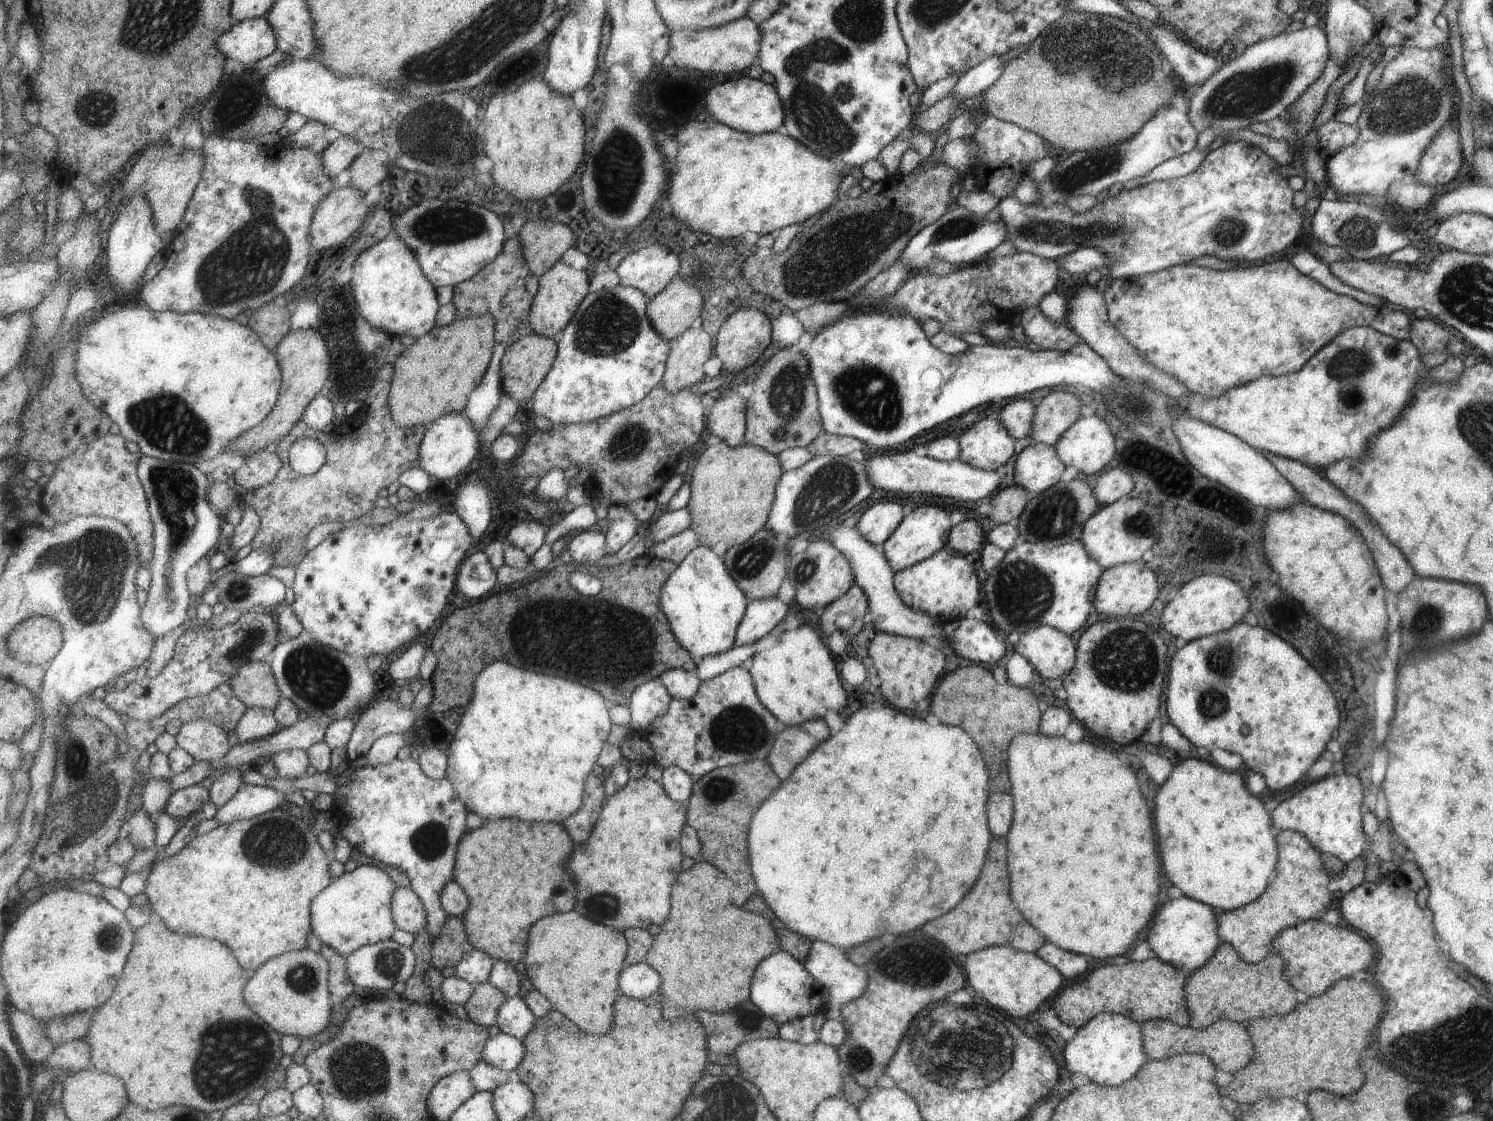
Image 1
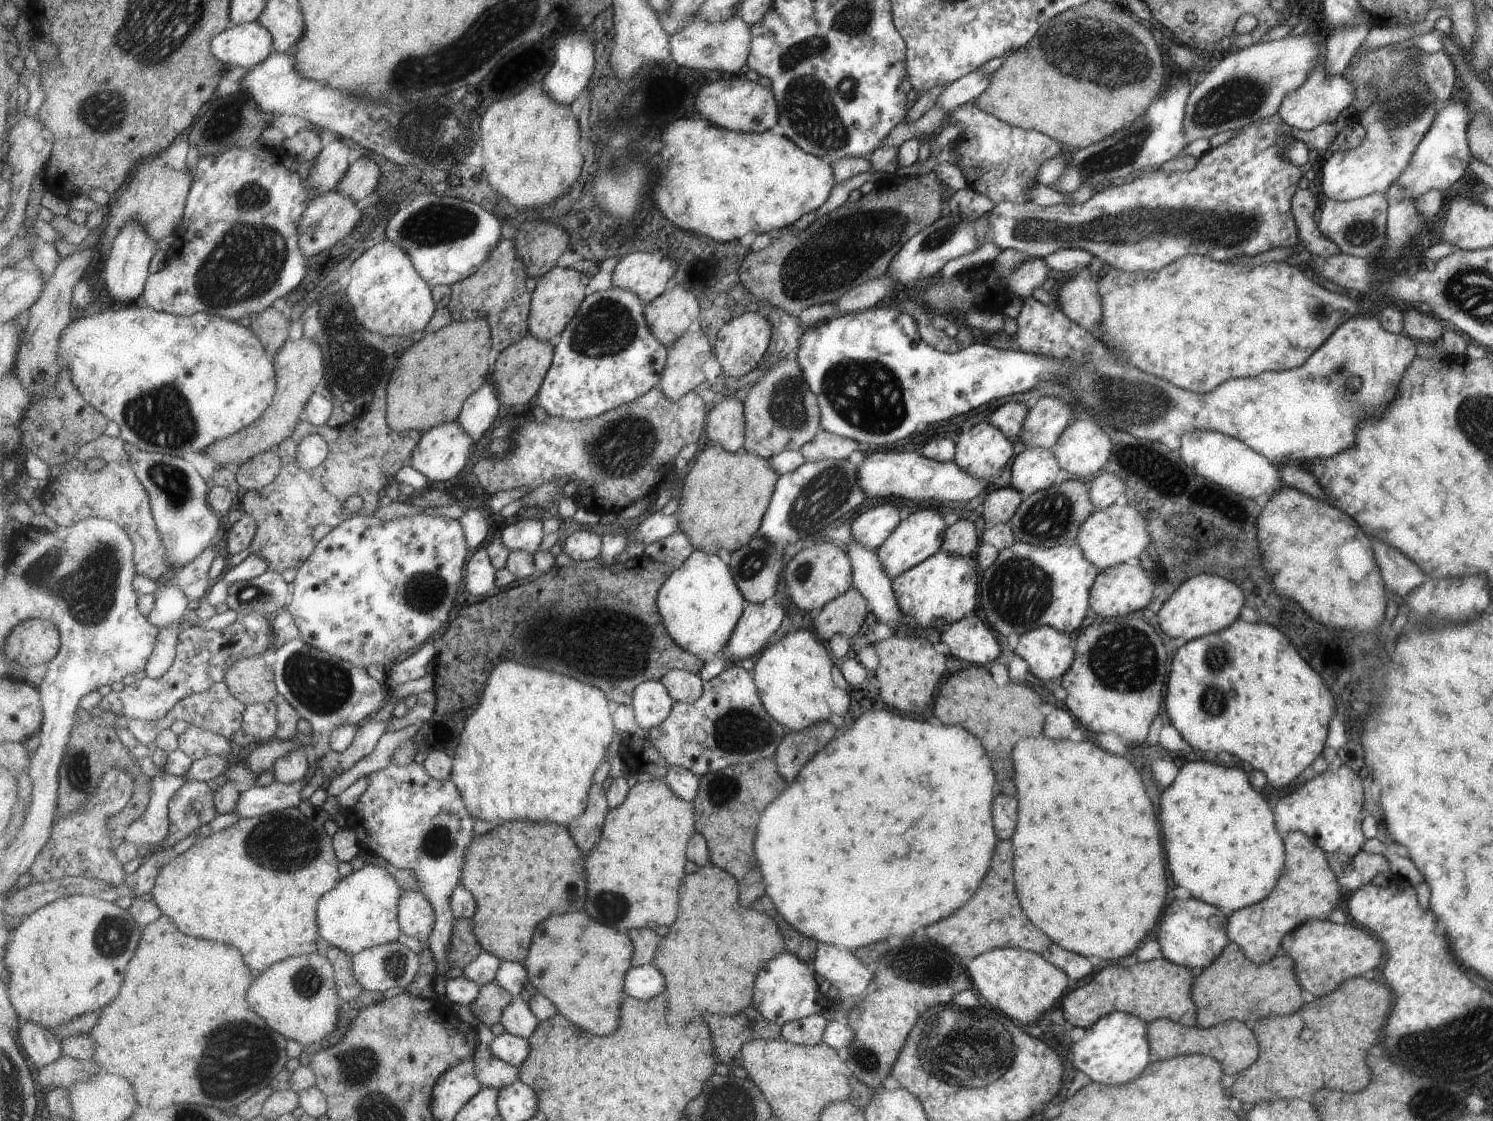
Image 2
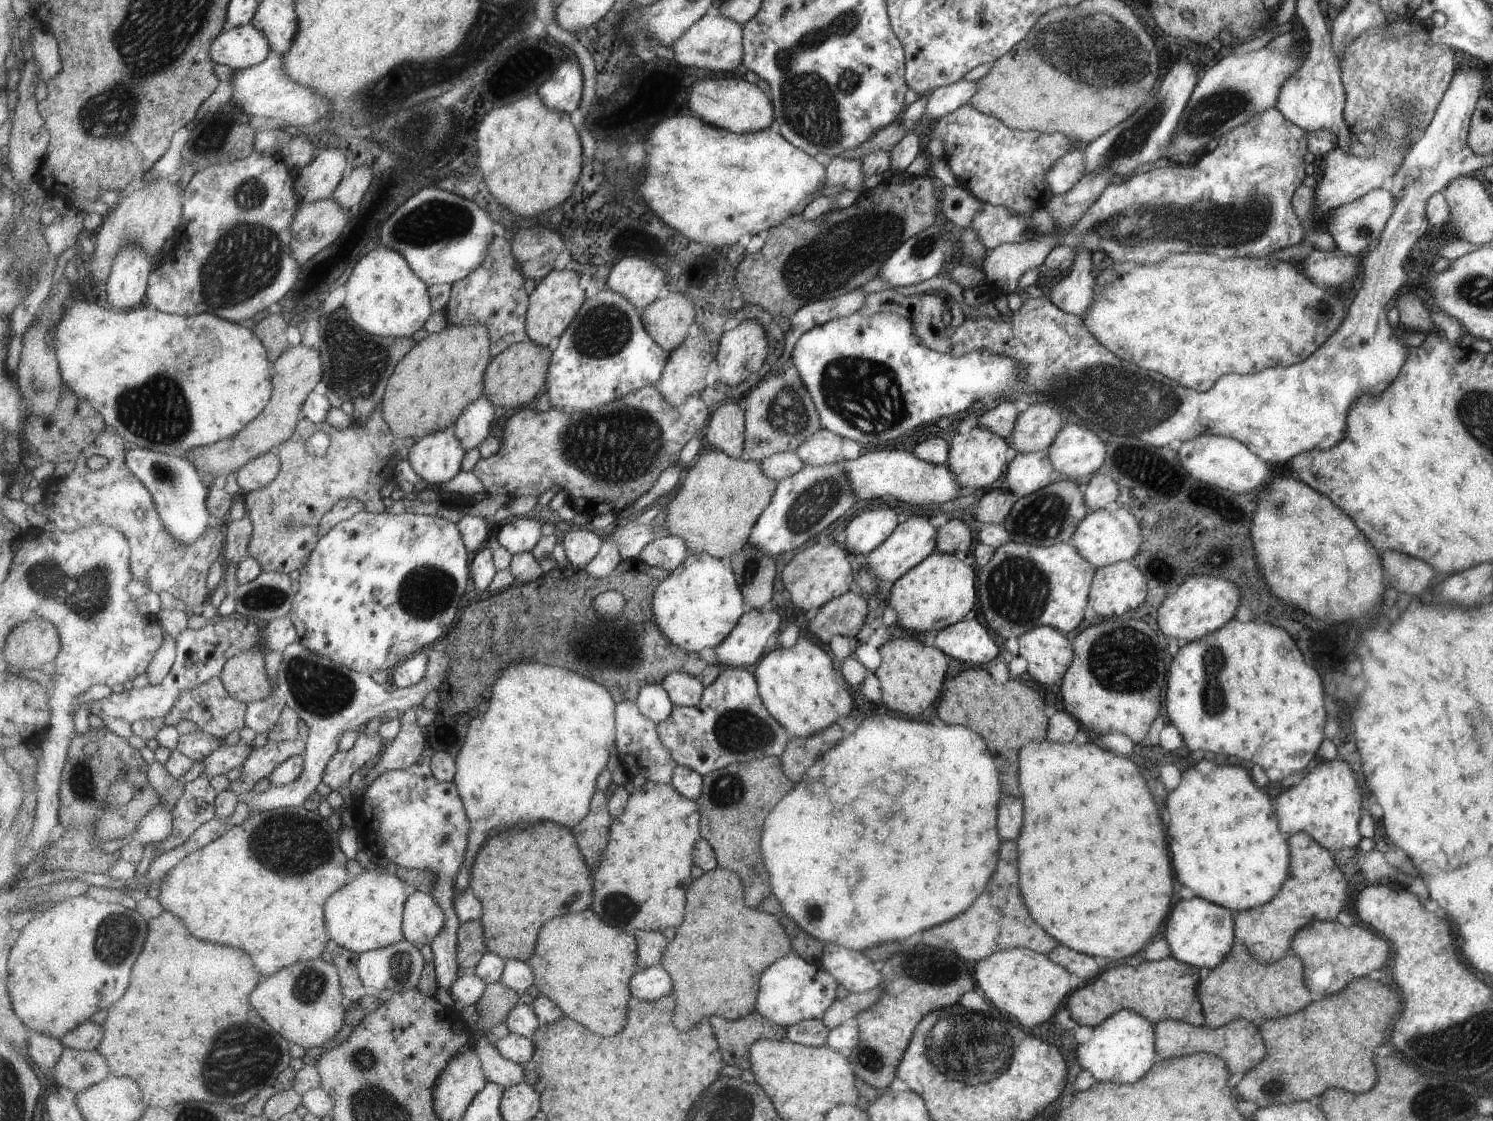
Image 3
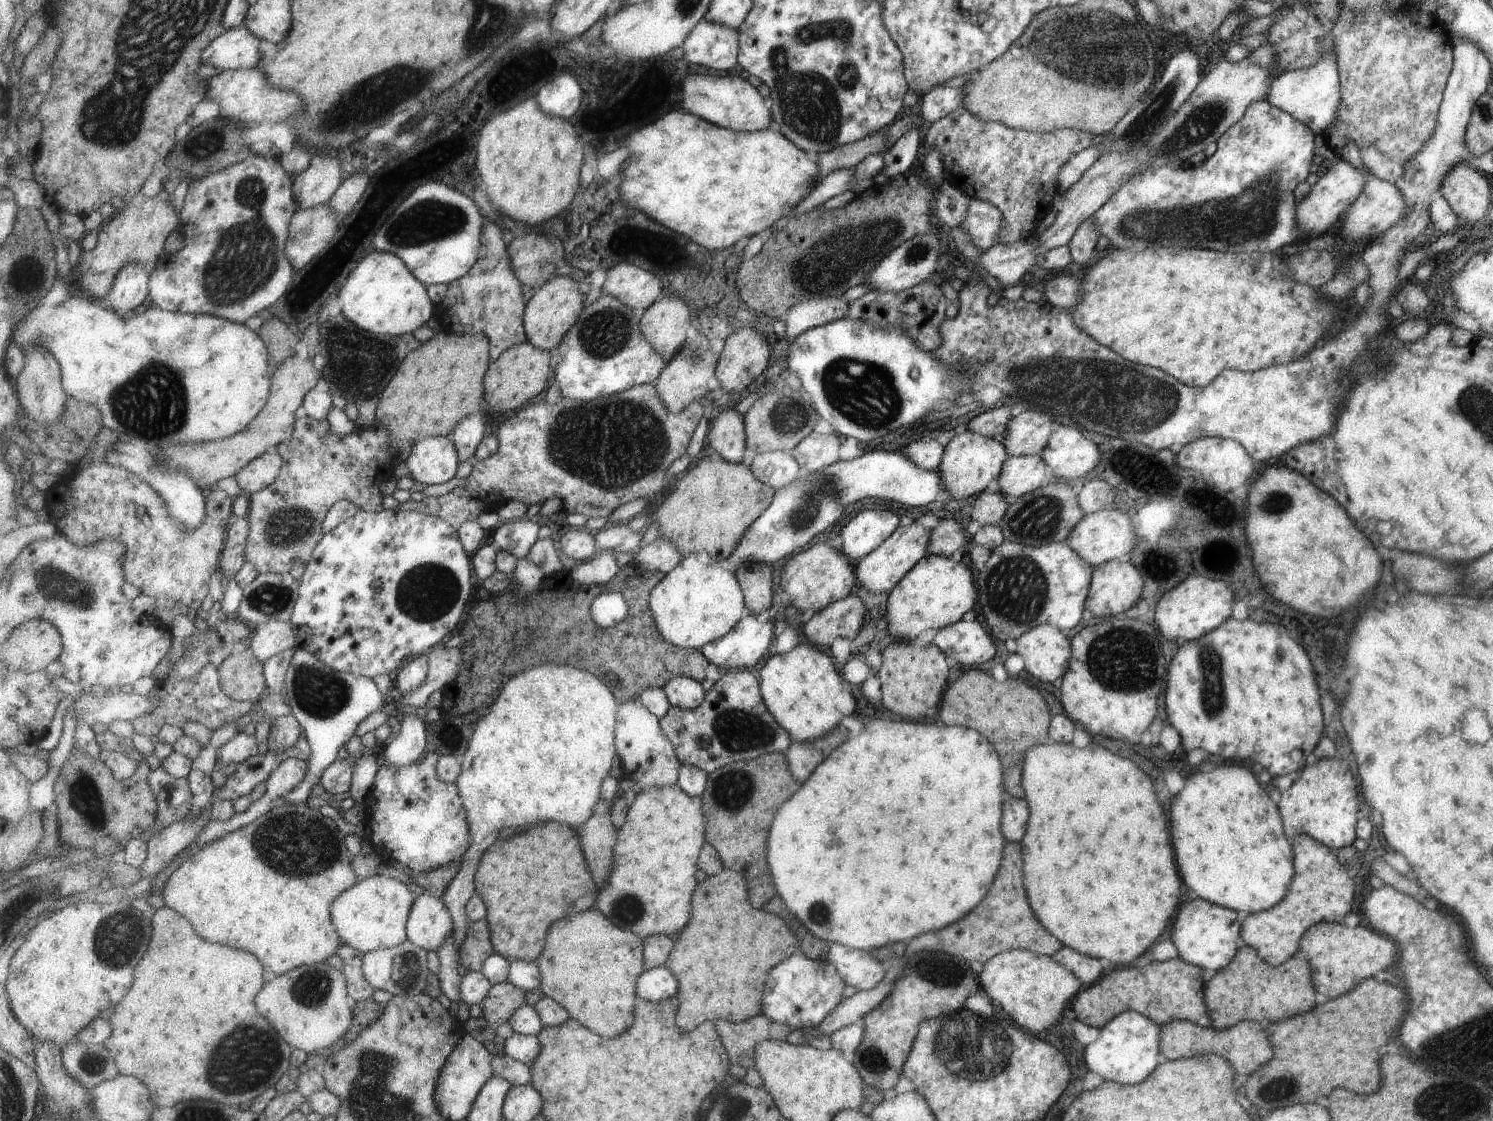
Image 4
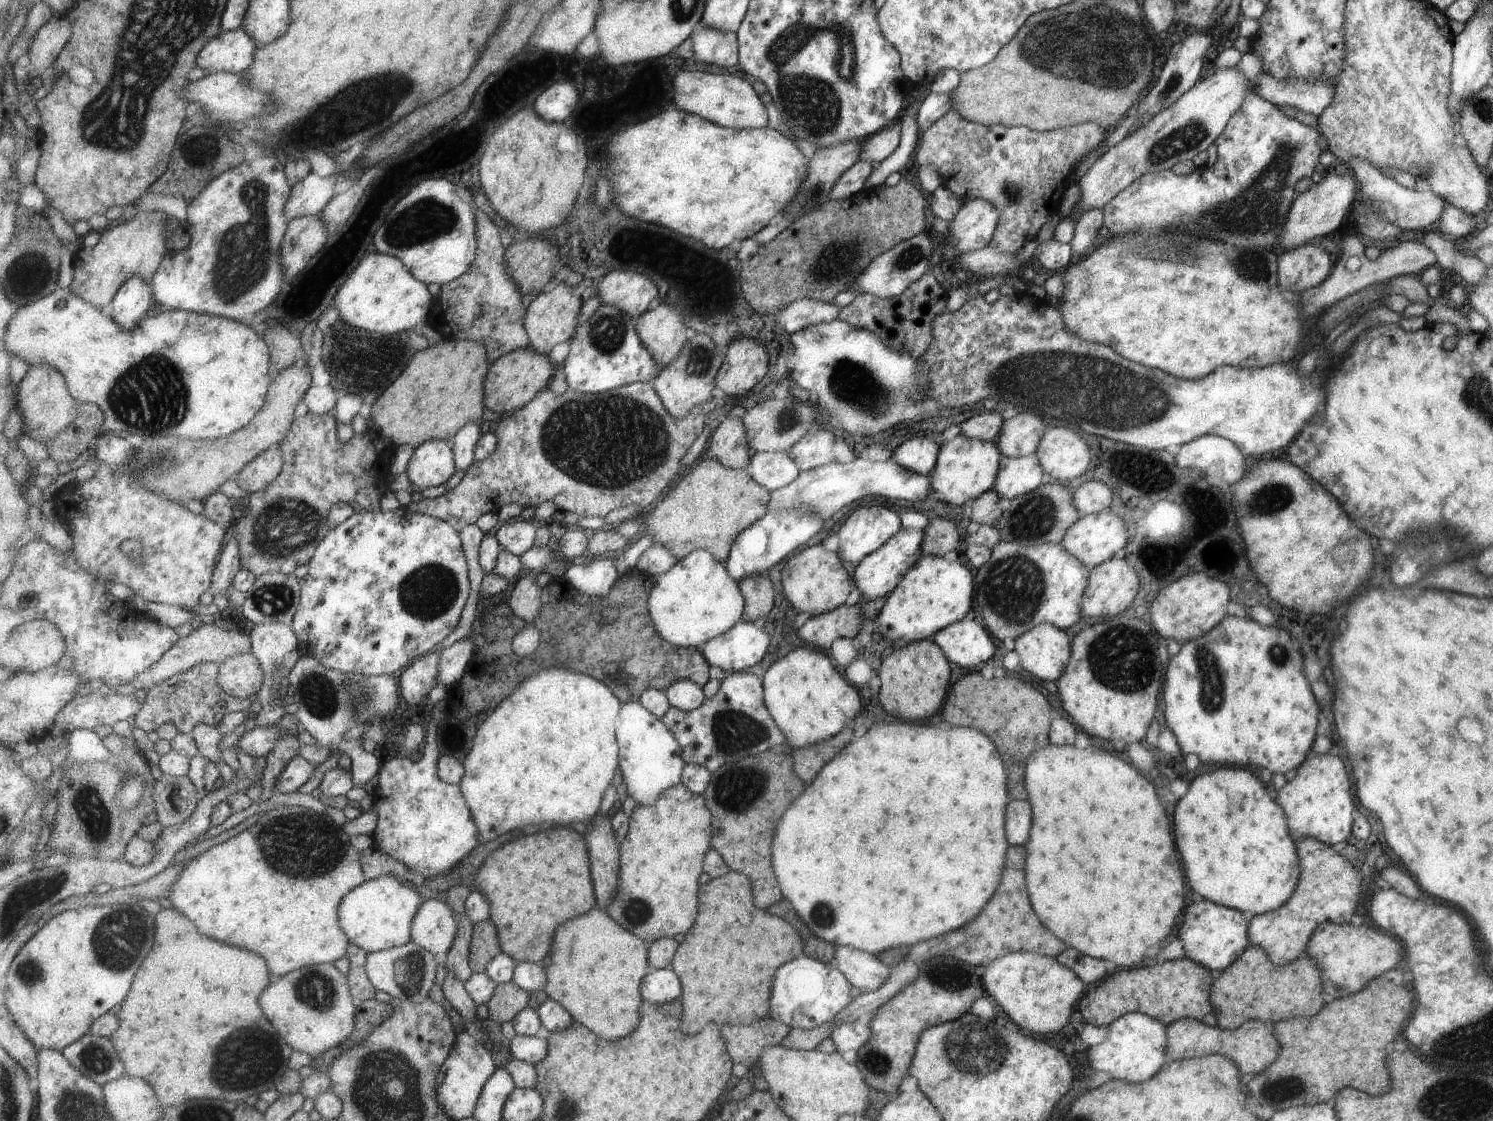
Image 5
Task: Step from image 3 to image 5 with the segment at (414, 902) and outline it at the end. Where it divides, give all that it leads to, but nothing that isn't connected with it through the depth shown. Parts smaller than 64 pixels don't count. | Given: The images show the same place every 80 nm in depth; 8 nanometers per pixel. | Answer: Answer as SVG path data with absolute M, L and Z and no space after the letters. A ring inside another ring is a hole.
M435 899L426 900L412 923L412 940L435 954L448 954L459 934L460 924L452 906Z

